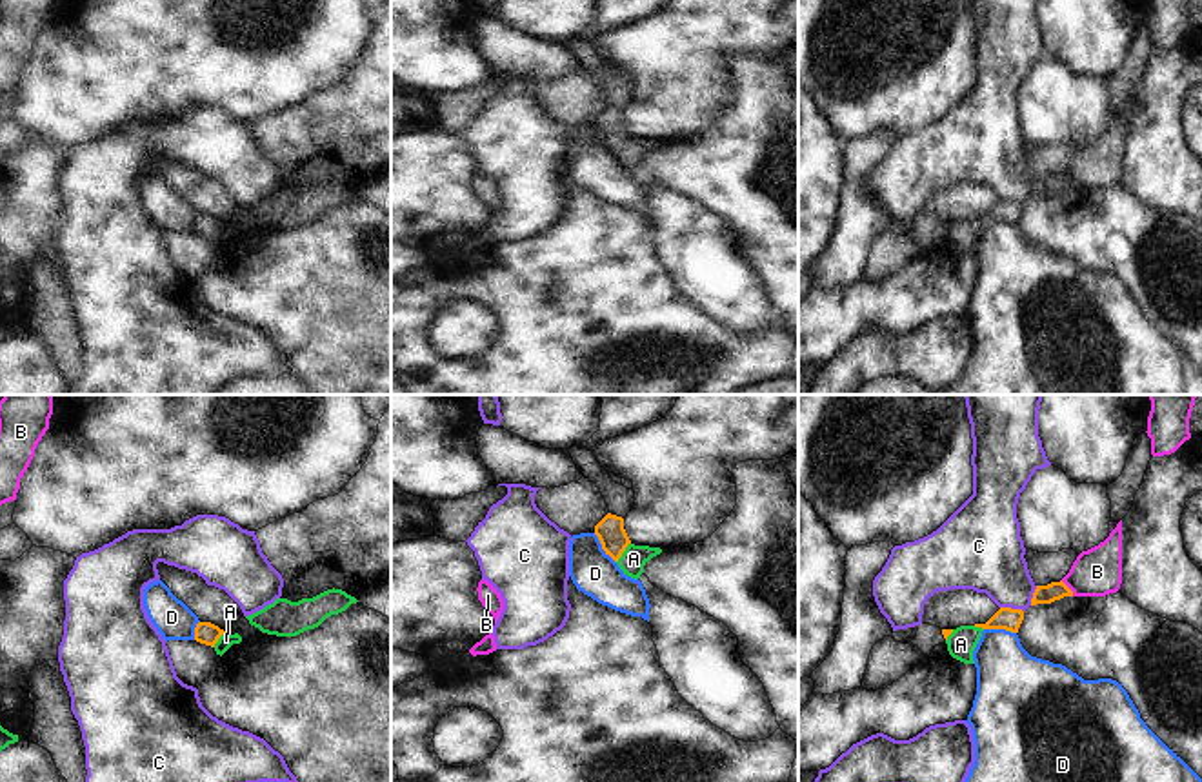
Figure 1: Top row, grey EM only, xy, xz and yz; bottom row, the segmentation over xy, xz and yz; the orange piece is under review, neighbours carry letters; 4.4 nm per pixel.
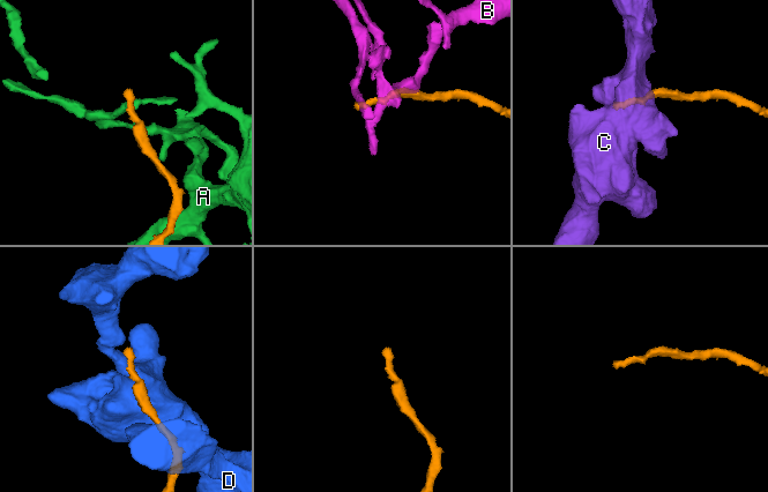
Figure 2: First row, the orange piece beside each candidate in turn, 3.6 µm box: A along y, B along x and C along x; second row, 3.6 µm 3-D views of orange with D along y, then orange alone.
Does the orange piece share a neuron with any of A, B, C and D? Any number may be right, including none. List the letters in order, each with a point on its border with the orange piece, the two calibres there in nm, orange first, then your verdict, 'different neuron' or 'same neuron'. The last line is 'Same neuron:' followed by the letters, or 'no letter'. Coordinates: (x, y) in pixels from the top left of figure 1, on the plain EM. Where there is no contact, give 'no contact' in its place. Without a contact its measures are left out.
A: xz (622, 144) | 120/110 nm | different neuron
B: yz (1068, 180) | 80/220 nm | different neuron
C: yz (1010, 200) | 100/320 nm | different neuron
D: yz (1001, 220) | 100/300 nm | different neuron
Same neuron: no letter

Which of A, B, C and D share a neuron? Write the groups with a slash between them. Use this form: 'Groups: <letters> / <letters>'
Groups: A / B / C / D

